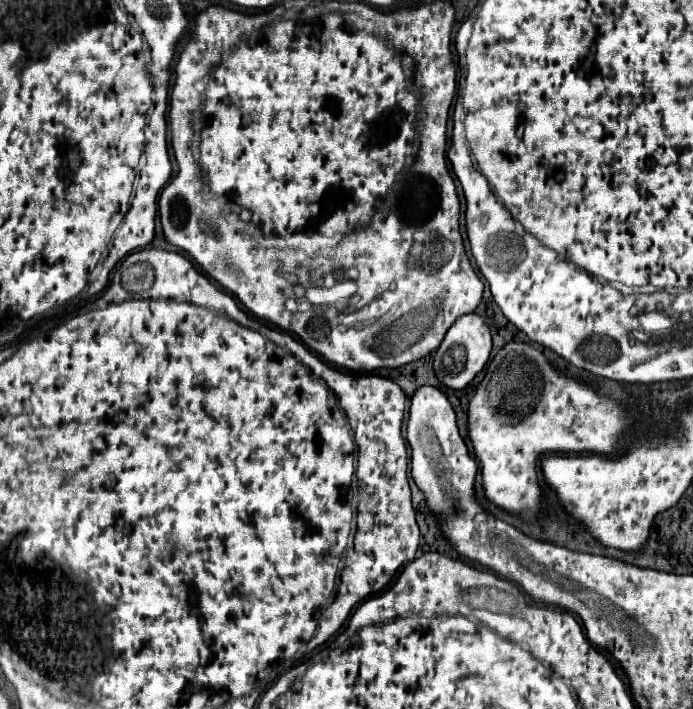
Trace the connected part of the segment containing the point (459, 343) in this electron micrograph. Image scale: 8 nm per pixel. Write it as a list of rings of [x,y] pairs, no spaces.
[[[478,314],[462,316],[460,320],[454,322],[454,326],[444,336],[444,342],[436,350],[434,356],[436,378],[452,390],[464,390],[474,380],[474,376],[486,366],[490,358],[490,350],[492,350],[492,336],[484,318]]]

